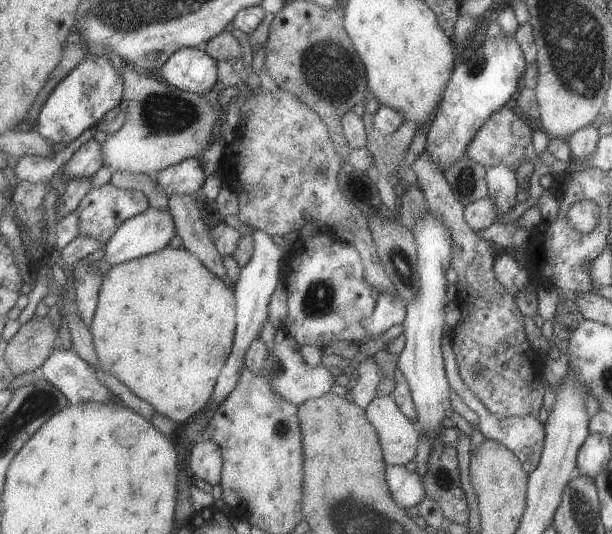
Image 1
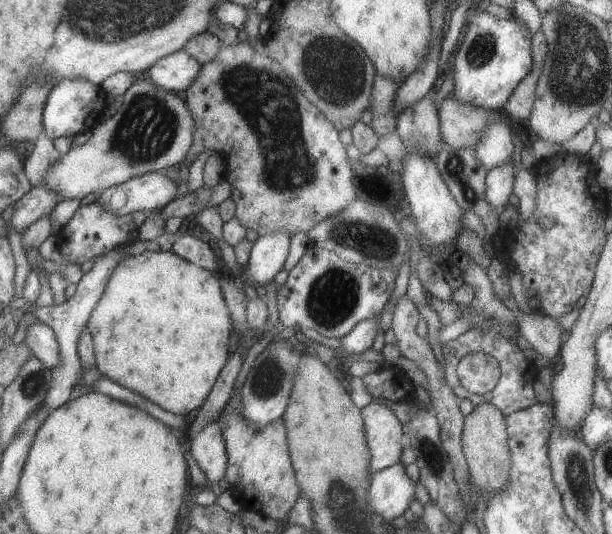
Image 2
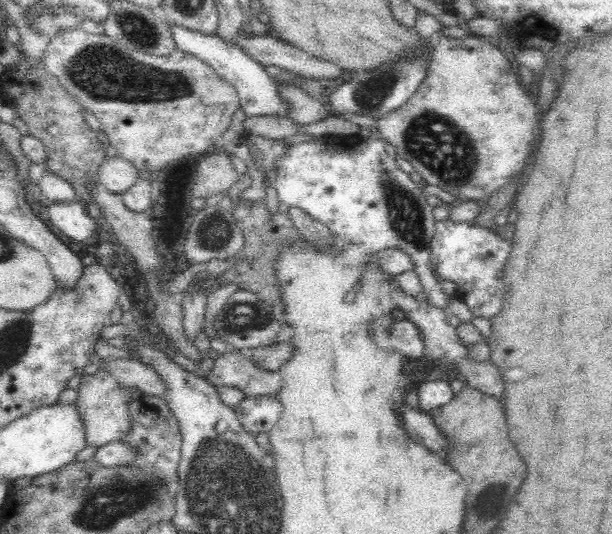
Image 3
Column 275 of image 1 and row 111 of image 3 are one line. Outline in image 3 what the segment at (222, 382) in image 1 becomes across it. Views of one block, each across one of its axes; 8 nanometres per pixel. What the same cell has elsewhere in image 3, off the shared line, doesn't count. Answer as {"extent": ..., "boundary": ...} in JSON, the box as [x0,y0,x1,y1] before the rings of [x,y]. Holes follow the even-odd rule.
{"extent":[168,21,290,119],"boundary":[[[169,21],[168,25],[172,29],[172,35],[174,35],[174,41],[176,41],[176,48],[186,51],[208,63],[222,79],[229,82],[238,92],[238,99],[240,99],[239,108],[244,110],[246,117],[270,116],[288,119],[288,116],[290,116],[290,102],[284,102],[280,98],[275,79],[266,73],[262,63],[247,55],[245,50],[242,50],[238,45],[226,44],[215,34],[202,34],[197,30],[188,30],[188,28],[178,26]]]}

